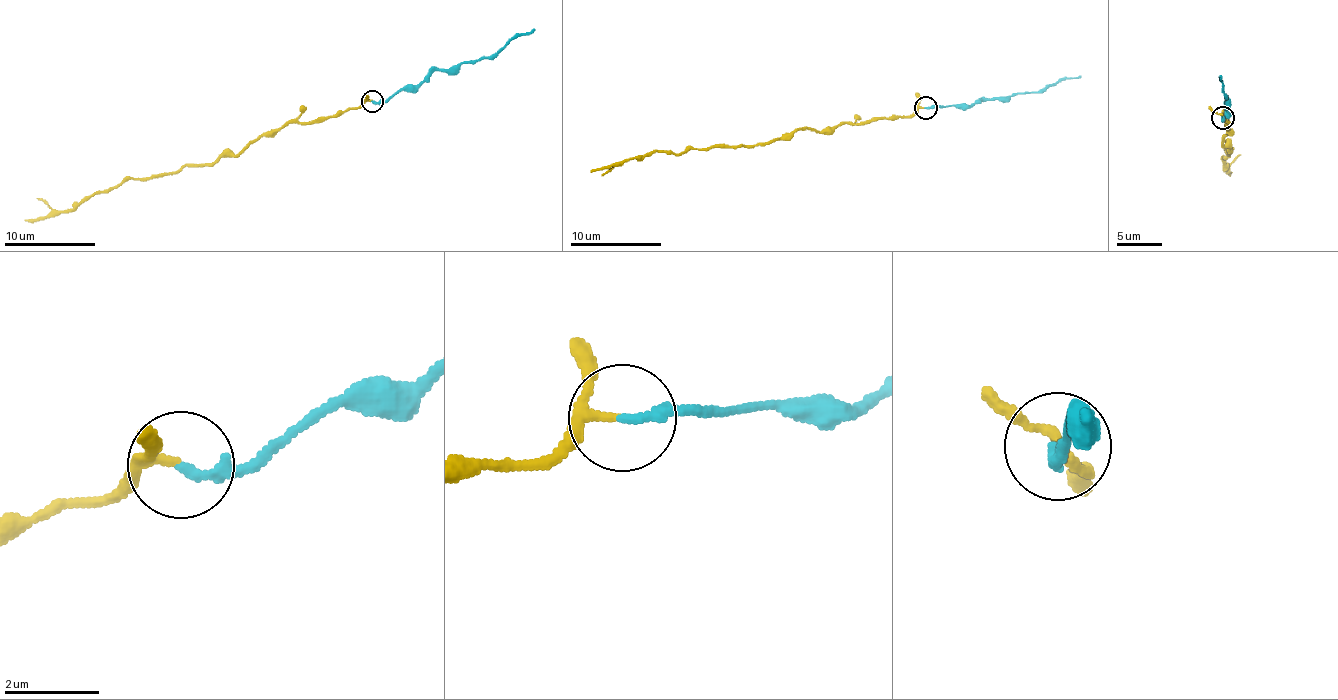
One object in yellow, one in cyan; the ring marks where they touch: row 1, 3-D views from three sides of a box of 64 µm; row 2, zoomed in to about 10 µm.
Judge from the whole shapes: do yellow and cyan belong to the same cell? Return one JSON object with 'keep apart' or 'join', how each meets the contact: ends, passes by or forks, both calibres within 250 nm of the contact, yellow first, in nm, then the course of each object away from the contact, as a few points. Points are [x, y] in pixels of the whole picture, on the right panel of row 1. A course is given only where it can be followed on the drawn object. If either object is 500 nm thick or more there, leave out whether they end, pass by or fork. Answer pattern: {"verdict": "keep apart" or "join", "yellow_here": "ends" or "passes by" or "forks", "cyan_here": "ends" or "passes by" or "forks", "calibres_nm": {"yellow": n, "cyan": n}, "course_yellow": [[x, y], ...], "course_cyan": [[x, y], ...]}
{"verdict": "join", "yellow_here": "passes by", "cyan_here": "ends", "calibres_nm": {"yellow": 170, "cyan": 200}, "course_yellow": [[1222, 117], [1229, 131], [1223, 145], [1232, 151], [1225, 148], [1229, 155], [1223, 156], [1223, 169], [1231, 171]], "course_cyan": [[1222, 117], [1223, 122], [1227, 111], [1228, 114], [1227, 97], [1219, 76]]}

